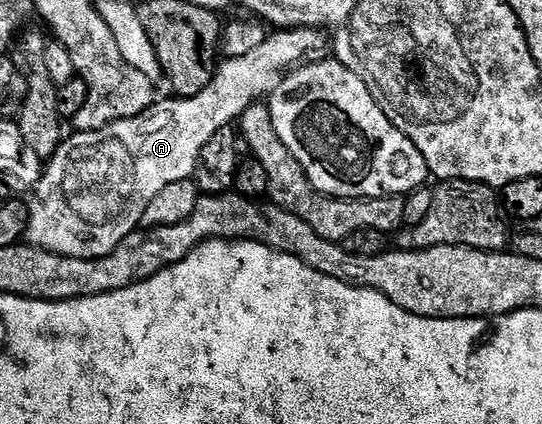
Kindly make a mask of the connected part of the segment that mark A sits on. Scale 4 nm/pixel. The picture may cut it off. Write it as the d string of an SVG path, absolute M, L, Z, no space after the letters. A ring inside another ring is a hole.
M316 26L278 28L267 33L264 44L260 44L260 48L252 48L248 56L226 58L223 66L221 63L215 69L213 80L196 96L170 96L167 102L155 101L142 114L109 122L99 130L71 133L71 138L69 135L63 140L58 145L58 151L45 163L42 178L32 191L34 199L28 202L30 223L25 241L65 258L108 256L108 252L115 250L127 236L141 227L141 217L158 192L176 181L193 179L201 149L218 129L234 126L245 110L273 90L291 68L327 61L331 50L330 35L325 29Z

